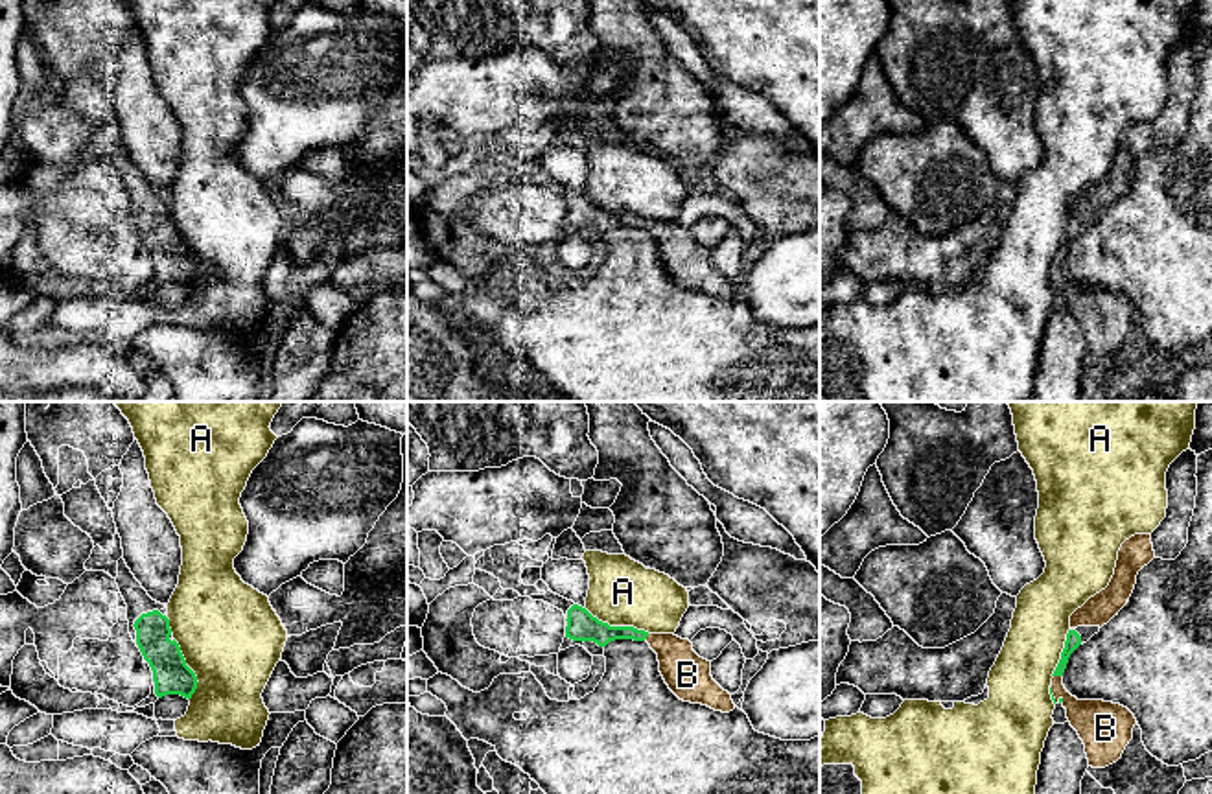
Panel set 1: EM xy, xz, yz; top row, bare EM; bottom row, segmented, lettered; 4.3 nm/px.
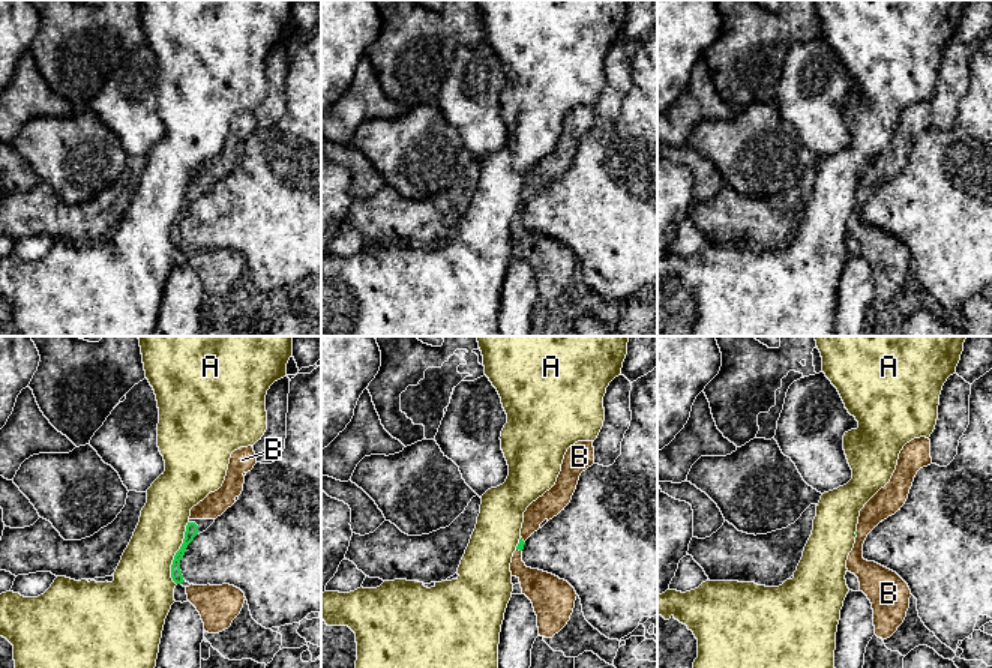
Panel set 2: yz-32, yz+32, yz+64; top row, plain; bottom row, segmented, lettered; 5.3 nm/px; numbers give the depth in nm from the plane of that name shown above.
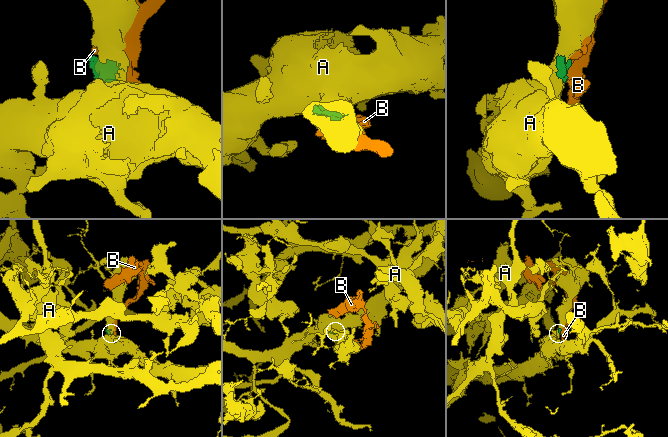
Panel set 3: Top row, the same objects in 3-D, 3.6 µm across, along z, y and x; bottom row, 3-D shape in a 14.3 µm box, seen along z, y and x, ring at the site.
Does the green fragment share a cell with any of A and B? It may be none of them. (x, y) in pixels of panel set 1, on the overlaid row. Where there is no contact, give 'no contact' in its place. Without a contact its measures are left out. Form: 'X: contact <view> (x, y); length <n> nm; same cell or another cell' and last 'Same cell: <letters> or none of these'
A: contact xz (617, 627); length 300 nm; another cell
B: contact yz (1058, 675); length 40 nm; same cell
Same cell: B

